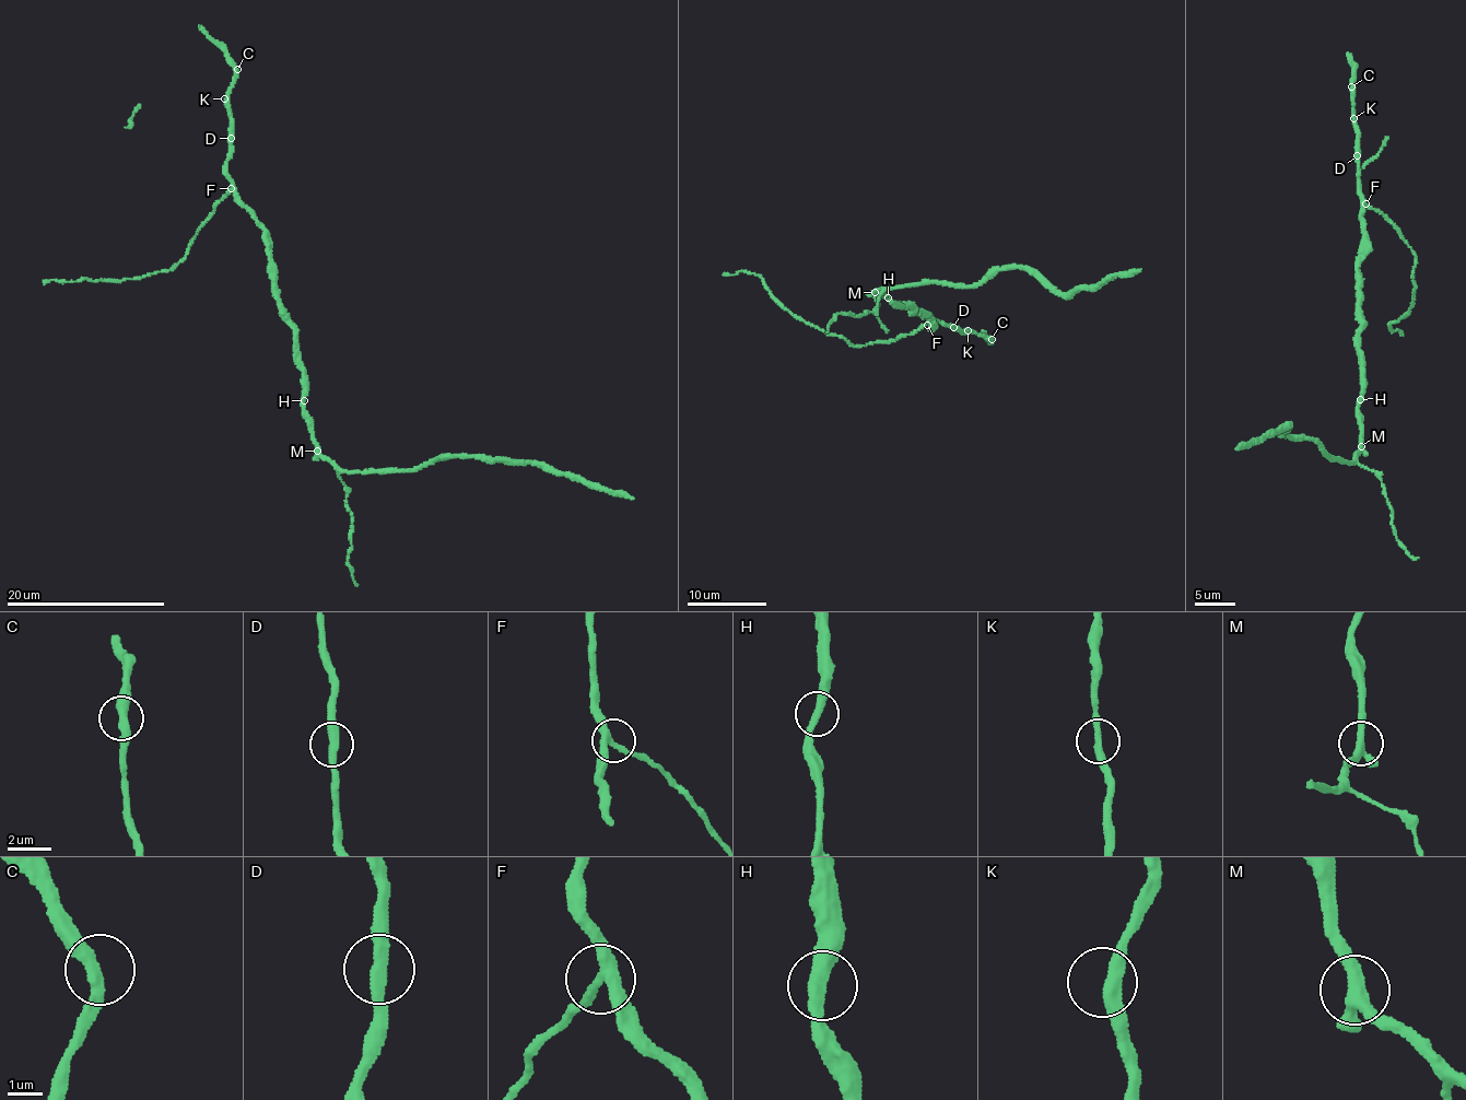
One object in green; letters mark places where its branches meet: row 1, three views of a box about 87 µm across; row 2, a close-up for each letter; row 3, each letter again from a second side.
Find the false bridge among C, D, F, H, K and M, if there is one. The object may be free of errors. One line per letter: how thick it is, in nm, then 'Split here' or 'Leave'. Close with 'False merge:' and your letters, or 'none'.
C: Thickness 380 nm. Leave
D: Thickness 380 nm. Leave
F: Thickness 300 nm. Leave
H: Thickness 360 nm. Leave
K: Thickness 320 nm. Leave
M: Thickness 320 nm. Leave
False merge: none

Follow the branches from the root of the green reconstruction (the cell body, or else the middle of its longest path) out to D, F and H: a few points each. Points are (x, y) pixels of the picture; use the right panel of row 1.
D: (1363, 365), (1356, 268), (1364, 226), (1360, 217), (1362, 208), (1357, 155)
F: (1363, 365), (1356, 268), (1364, 232), (1360, 217), (1365, 203)
H: (1363, 365), (1360, 399)

